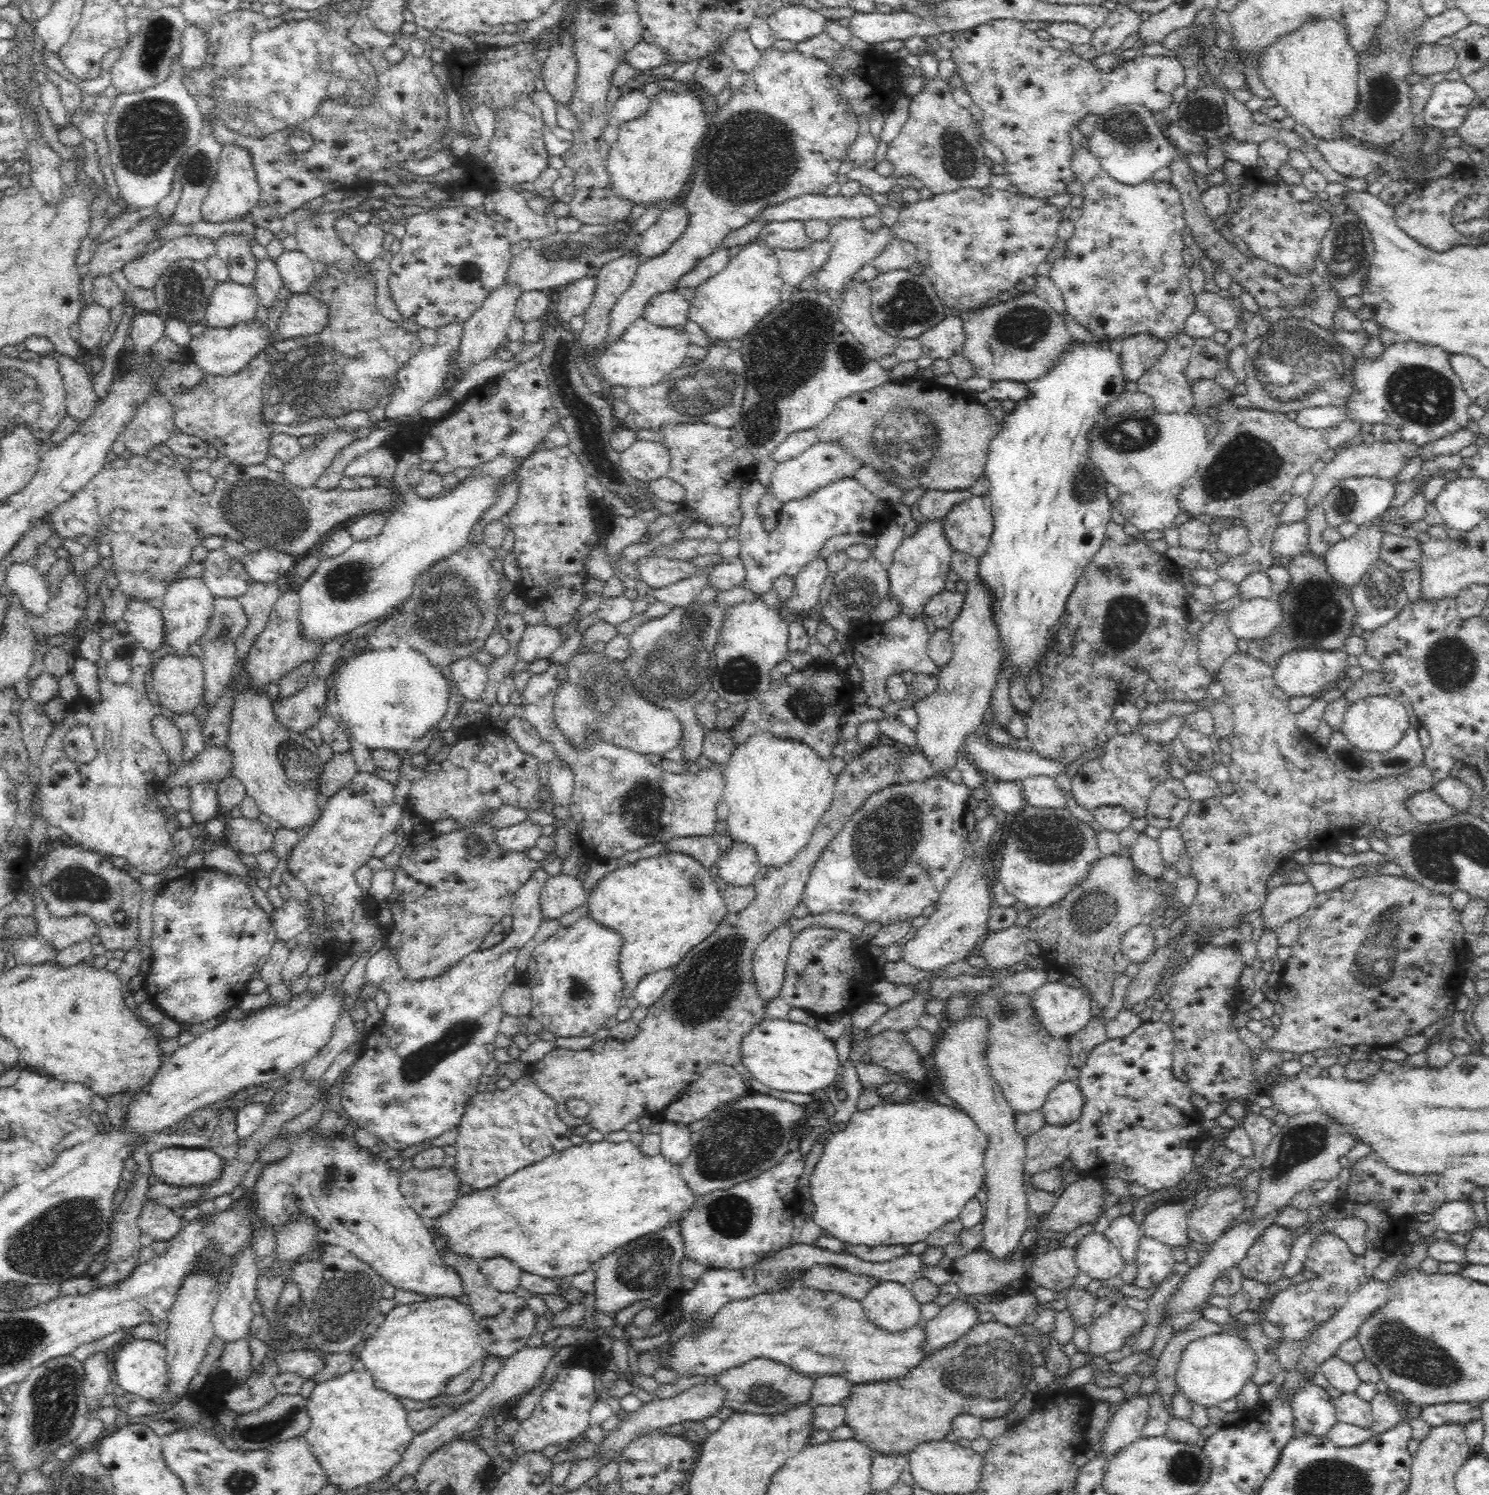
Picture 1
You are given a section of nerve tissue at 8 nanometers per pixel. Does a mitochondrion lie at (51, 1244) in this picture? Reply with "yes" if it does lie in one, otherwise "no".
yes

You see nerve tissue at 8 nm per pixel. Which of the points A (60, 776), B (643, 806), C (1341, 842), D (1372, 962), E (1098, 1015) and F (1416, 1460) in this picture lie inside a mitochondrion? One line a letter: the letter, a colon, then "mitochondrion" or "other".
A: other
B: mitochondrion
C: other
D: mitochondrion
E: other
F: other

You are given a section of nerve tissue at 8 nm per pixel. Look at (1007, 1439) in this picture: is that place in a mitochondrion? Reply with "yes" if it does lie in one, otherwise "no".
no

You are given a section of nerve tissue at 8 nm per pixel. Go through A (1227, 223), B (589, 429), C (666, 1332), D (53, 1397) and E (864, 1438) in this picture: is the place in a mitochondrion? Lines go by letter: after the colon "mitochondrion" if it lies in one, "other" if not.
A: other
B: mitochondrion
C: other
D: mitochondrion
E: other

